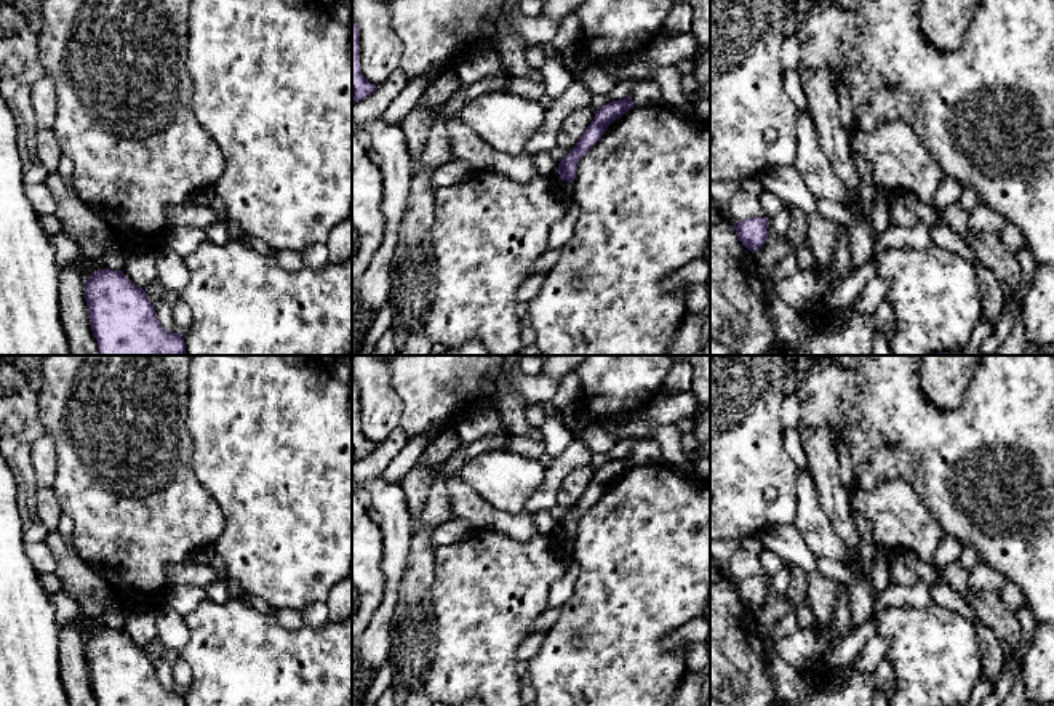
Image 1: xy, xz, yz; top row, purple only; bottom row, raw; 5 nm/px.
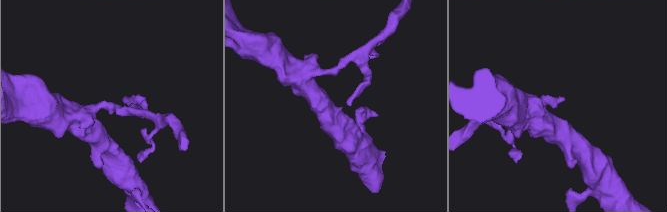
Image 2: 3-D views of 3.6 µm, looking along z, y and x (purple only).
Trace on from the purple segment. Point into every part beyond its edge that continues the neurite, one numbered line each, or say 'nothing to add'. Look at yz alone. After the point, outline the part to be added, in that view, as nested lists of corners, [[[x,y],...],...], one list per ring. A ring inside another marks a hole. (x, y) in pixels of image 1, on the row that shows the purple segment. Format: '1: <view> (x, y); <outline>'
nothing to add

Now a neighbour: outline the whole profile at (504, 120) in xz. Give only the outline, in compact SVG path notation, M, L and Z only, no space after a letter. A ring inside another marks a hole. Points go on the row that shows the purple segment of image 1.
M493 91L465 102L457 118L485 144L521 155L528 141L542 126L545 109L539 101Z

